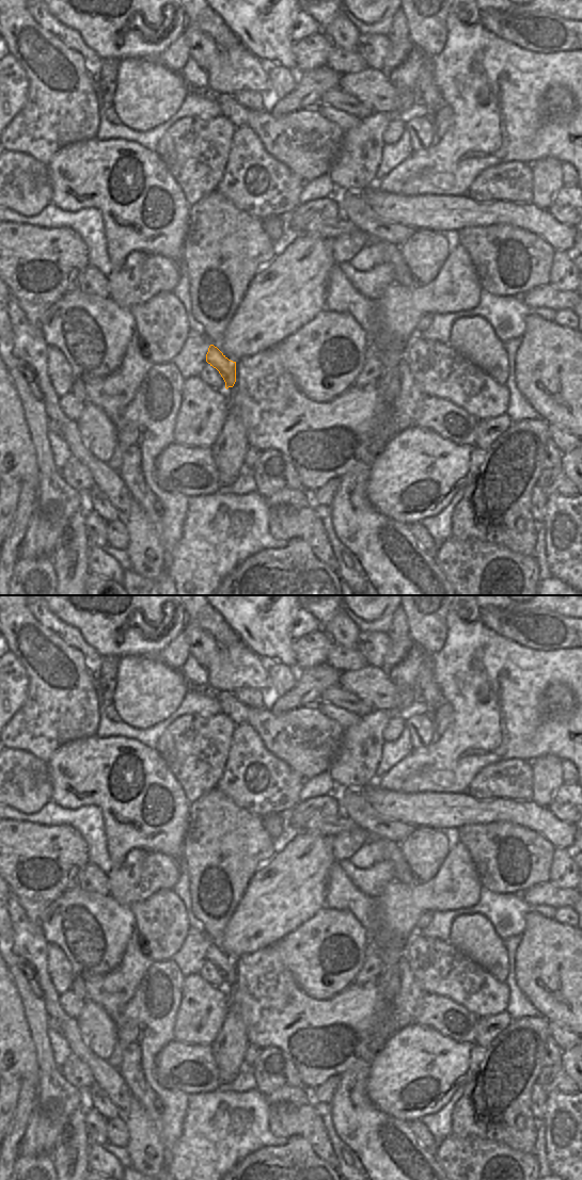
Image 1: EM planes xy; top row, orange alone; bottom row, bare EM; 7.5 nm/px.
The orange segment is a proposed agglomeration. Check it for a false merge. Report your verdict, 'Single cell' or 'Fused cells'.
Single cell

